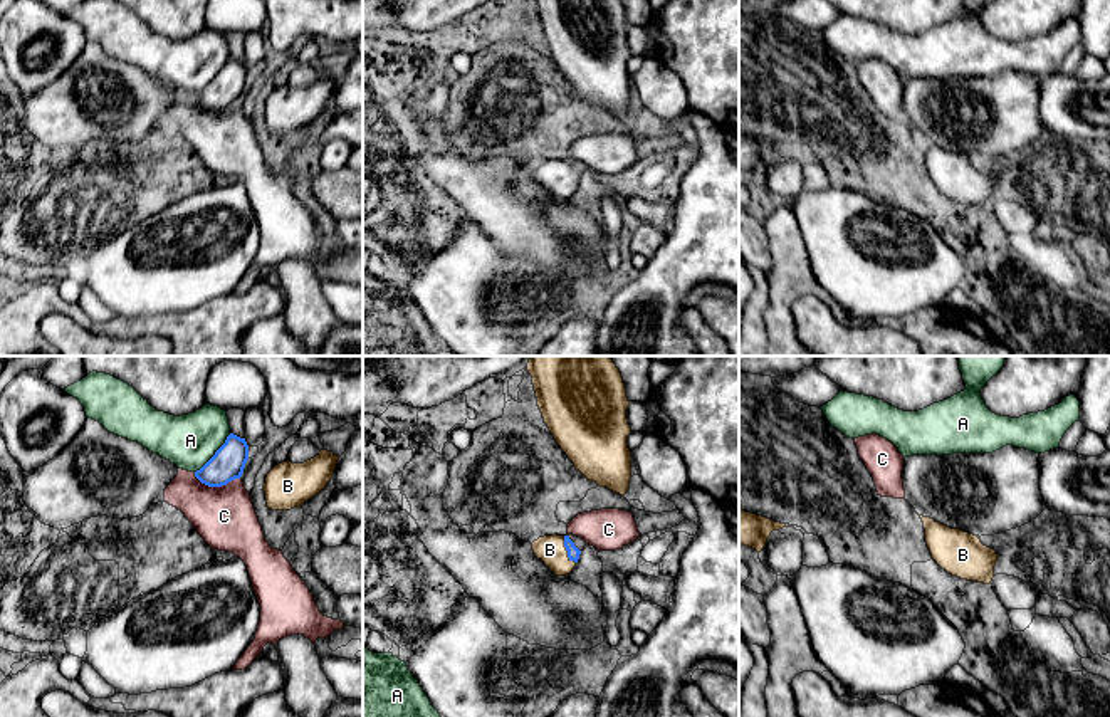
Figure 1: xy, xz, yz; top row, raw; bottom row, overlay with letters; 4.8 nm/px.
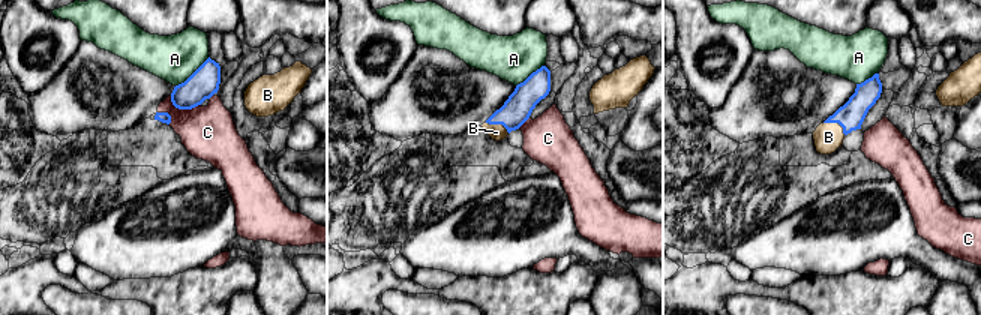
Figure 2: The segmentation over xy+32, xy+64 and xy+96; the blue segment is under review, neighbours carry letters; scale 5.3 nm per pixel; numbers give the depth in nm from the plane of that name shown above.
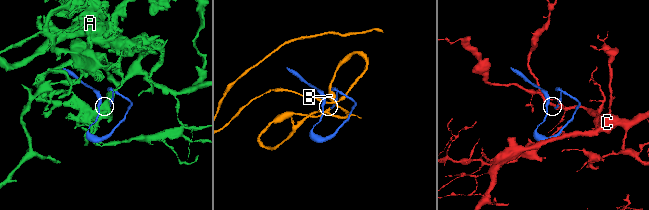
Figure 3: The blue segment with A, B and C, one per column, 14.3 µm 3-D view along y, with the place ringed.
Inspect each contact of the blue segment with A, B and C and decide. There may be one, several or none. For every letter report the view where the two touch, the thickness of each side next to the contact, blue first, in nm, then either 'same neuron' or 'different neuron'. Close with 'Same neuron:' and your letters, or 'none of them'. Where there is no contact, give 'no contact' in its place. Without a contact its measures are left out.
A: xy | 160/260 nm | different neuron
B: xz | 60/140 nm | same neuron
C: xy | 160/280 nm | different neuron
Same neuron: B

